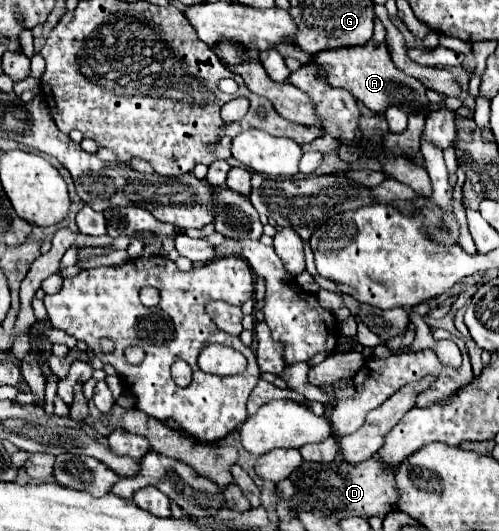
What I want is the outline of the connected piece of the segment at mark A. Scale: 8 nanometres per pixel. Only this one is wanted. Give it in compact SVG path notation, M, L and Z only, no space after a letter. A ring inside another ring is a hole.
M376 18L376 26L374 26L374 34L372 38L362 44L362 48L334 48L330 52L320 52L316 56L312 56L314 64L320 64L326 72L326 82L334 88L344 88L348 90L352 96L356 96L356 100L360 100L364 106L368 106L374 114L384 114L388 106L398 106L400 110L404 110L406 114L424 114L428 116L430 112L426 110L426 88L416 80L406 76L402 70L398 70L388 54L386 48L386 30L382 26L382 22Z

